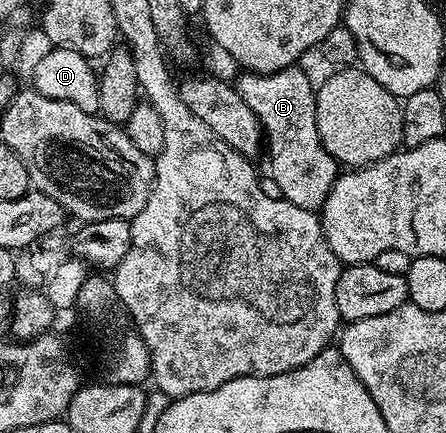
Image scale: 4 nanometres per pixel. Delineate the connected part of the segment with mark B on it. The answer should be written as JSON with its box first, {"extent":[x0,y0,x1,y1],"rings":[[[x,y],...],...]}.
{"extent":[234,65,338,212],"rings":[[[293,65],[268,74],[249,71],[241,74],[241,79],[235,80],[234,86],[242,101],[250,105],[254,117],[258,117],[260,128],[264,130],[267,170],[278,181],[283,199],[298,205],[298,209],[319,212],[338,178],[338,164],[330,153],[326,153],[322,137],[318,137],[316,87],[302,68]]]}

